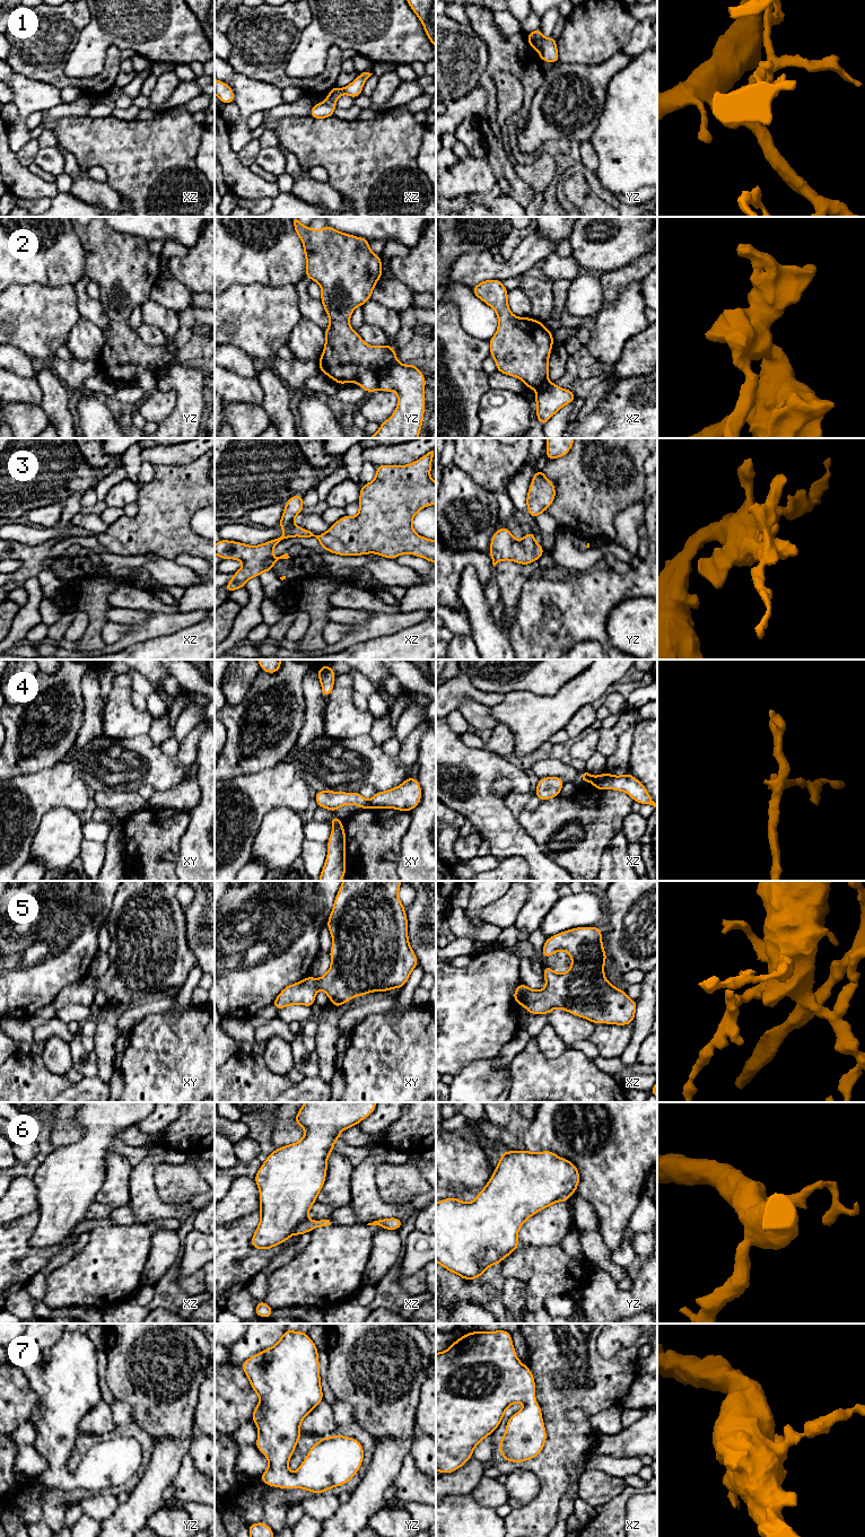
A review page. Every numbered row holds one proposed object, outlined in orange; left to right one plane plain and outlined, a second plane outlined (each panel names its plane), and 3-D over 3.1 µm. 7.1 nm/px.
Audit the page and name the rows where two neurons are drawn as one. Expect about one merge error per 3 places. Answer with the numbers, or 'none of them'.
1, 2, 4, 6

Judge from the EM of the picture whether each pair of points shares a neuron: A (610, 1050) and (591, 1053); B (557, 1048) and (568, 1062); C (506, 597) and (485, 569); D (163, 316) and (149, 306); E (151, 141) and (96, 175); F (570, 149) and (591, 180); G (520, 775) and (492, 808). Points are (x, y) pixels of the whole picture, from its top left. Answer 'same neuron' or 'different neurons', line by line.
A: different neurons
B: different neurons
C: different neurons
D: same neuron
E: different neurons
F: different neurons
G: same neuron

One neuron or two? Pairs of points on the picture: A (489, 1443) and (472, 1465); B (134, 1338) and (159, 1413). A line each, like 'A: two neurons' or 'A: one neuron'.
A: two neurons
B: one neuron

